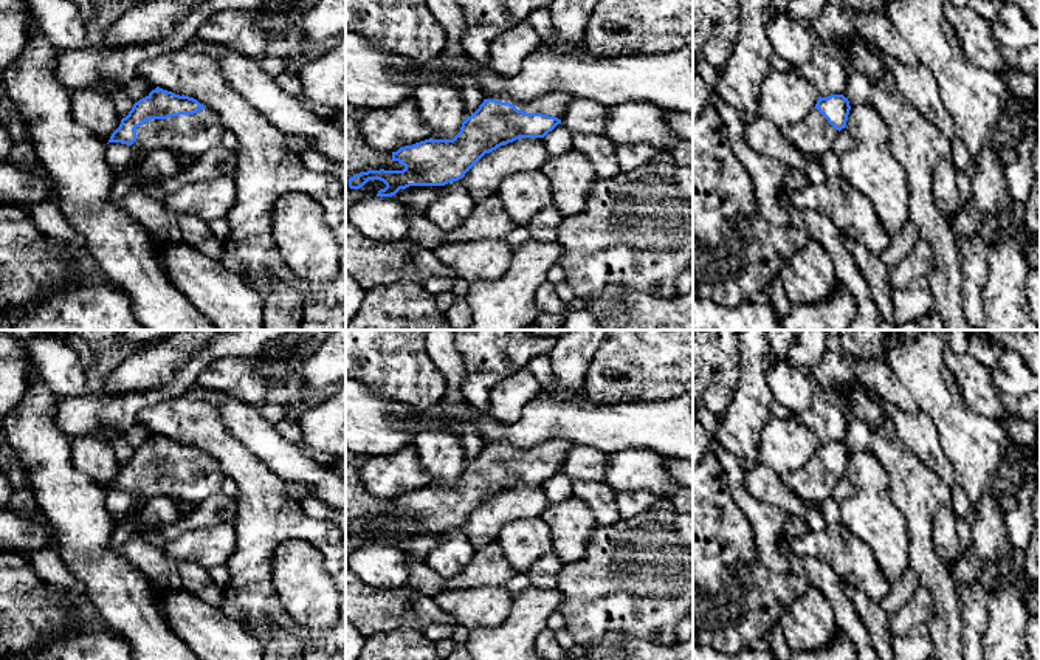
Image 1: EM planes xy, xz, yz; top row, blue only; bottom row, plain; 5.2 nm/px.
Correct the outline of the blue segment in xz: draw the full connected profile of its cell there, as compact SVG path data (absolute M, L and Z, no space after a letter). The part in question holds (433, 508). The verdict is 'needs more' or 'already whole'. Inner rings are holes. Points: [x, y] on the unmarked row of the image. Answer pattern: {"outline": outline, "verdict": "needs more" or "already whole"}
{"outline": "M549 440L516 449L511 443L494 442L462 469L453 486L425 486L392 499L403 517L367 517L349 525L350 536L369 527L386 531L377 544L392 544L409 533L445 533L457 528L485 502L521 485L544 485L552 479L573 445Z", "verdict": "needs more"}

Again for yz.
{"outline": "M843 442L820 443L804 466L781 476L781 480L800 500L818 505L831 497L837 480L846 473L849 457Z", "verdict": "needs more"}

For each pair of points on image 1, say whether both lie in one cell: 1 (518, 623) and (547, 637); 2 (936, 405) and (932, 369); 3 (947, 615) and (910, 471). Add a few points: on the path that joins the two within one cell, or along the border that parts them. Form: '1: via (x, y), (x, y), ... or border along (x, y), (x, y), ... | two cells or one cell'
1: border along (546, 628), (535, 643) | two cells
2: via (936, 395), (932, 378) | one cell
3: via (936, 580), (921, 558), (918, 507) | one cell

